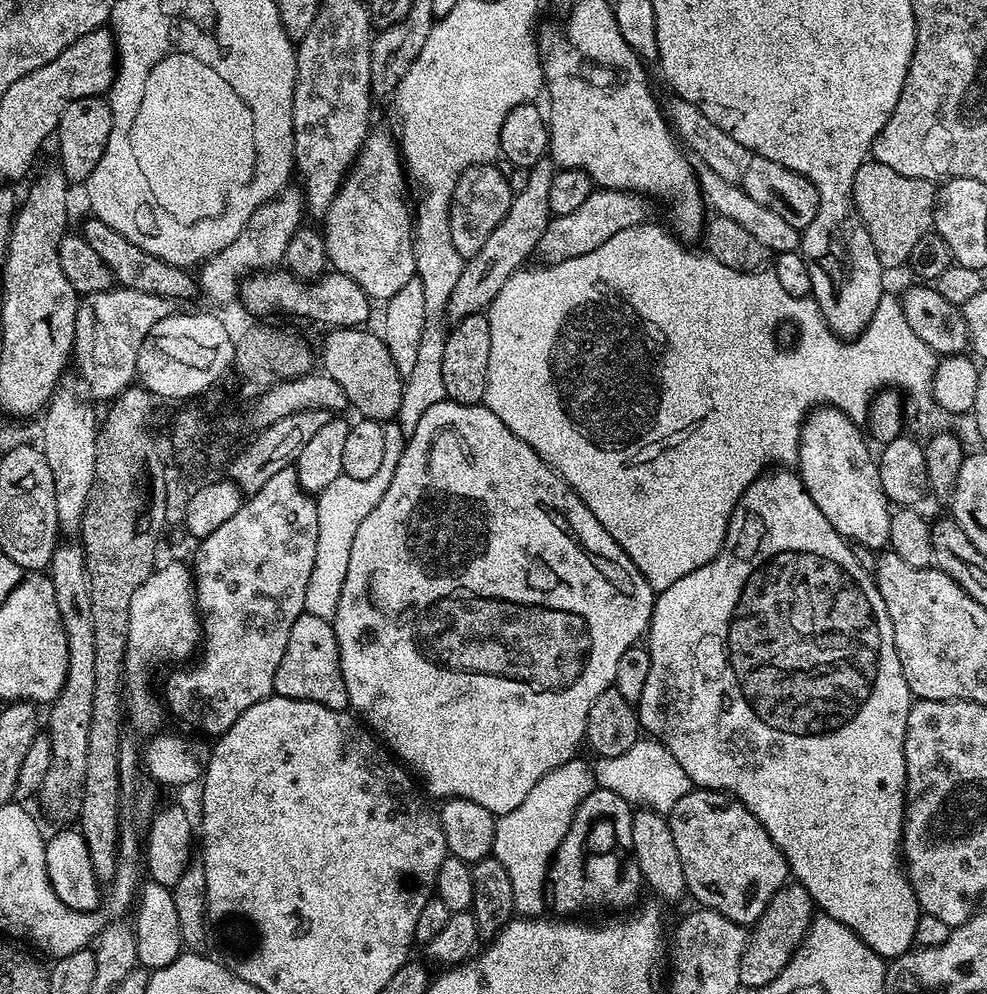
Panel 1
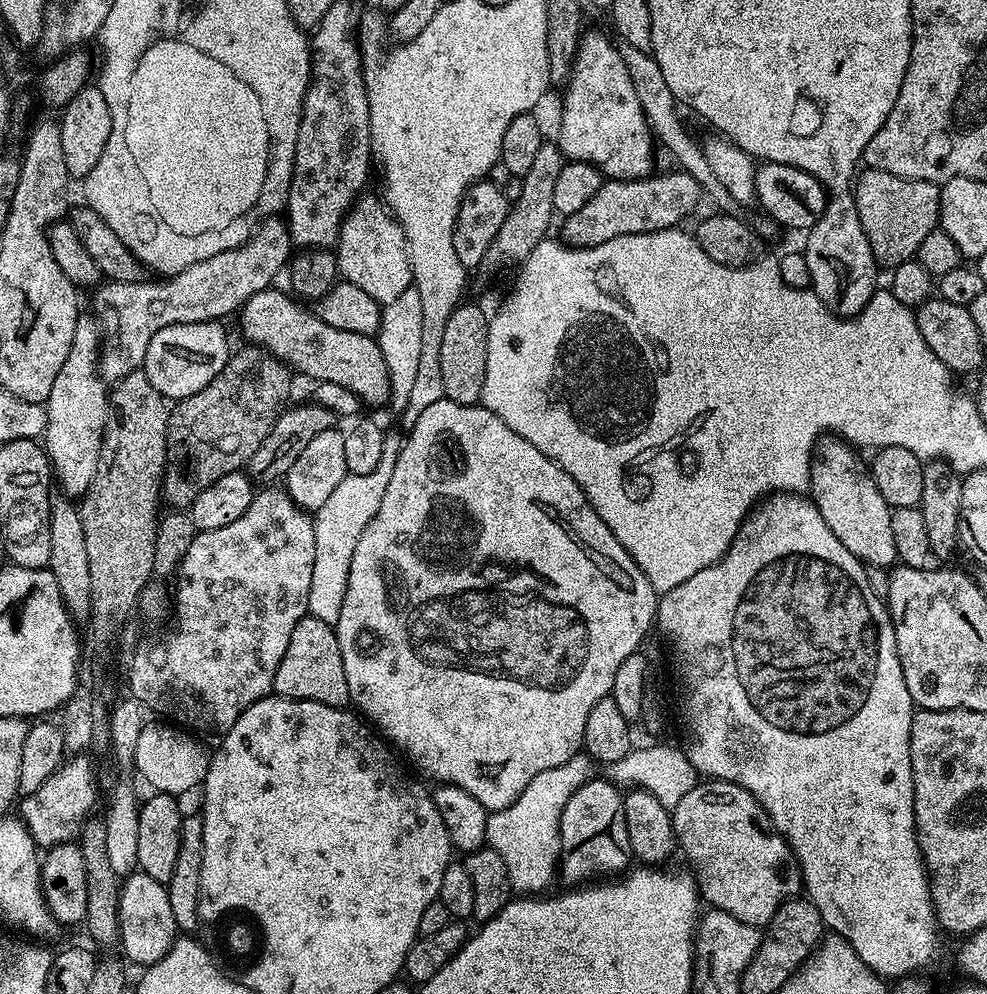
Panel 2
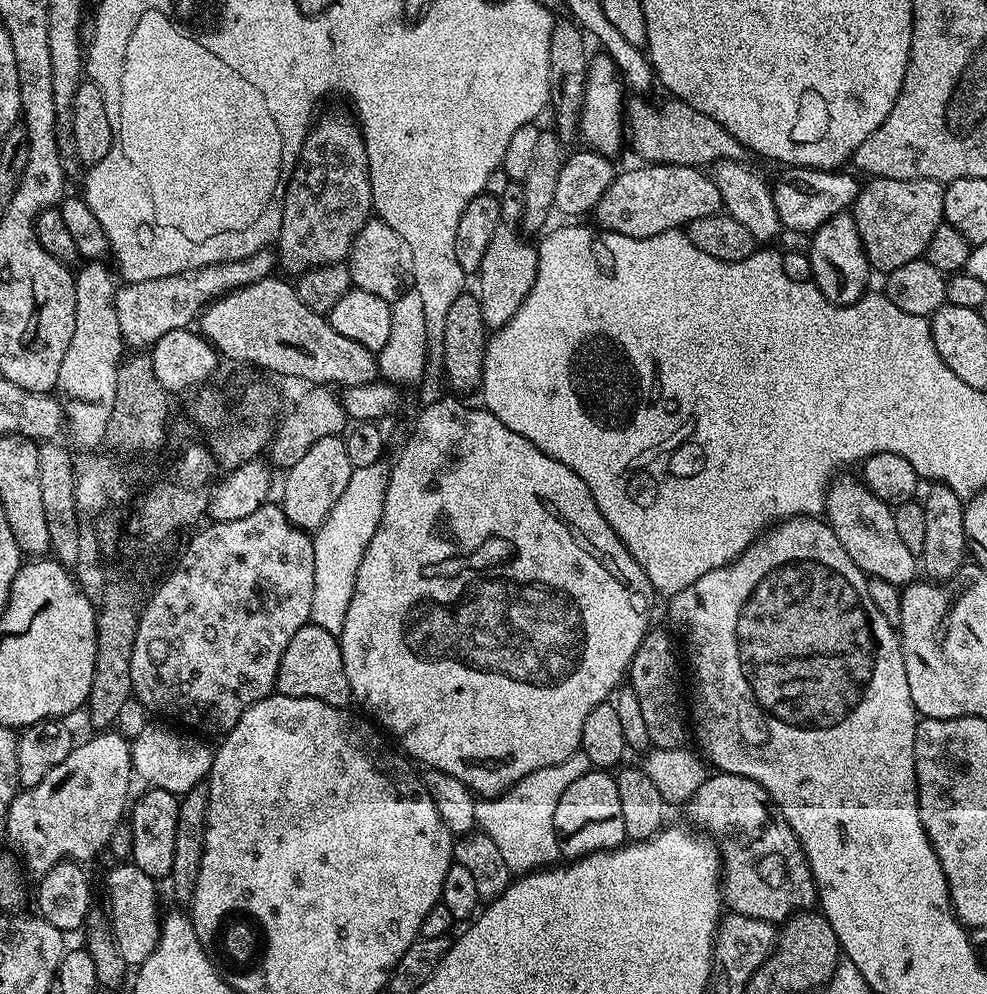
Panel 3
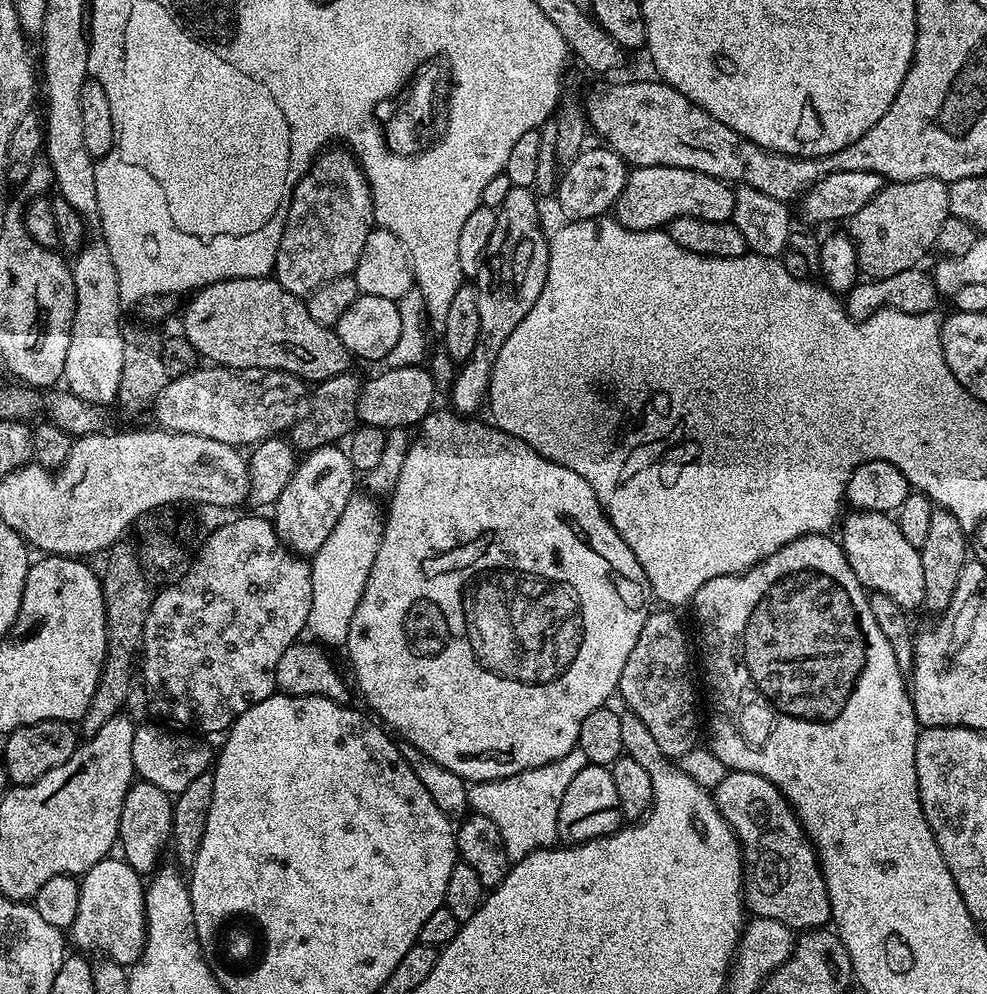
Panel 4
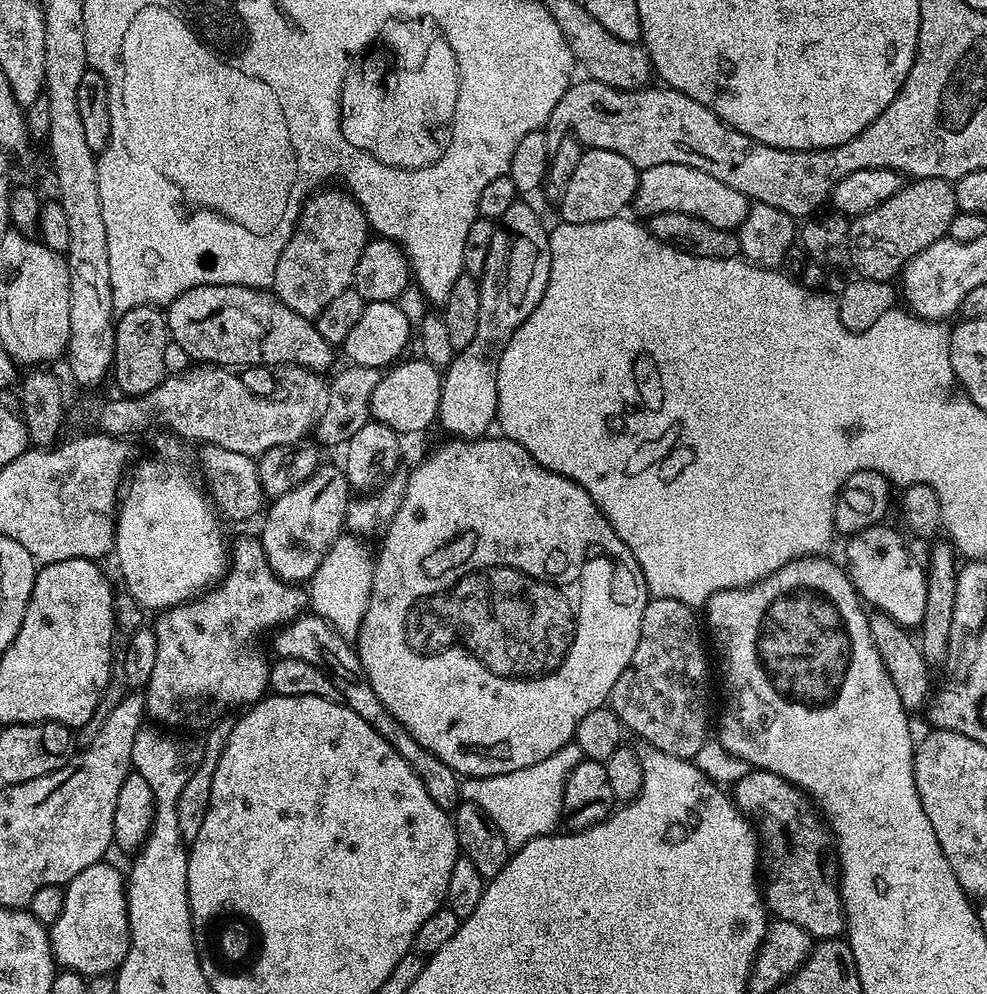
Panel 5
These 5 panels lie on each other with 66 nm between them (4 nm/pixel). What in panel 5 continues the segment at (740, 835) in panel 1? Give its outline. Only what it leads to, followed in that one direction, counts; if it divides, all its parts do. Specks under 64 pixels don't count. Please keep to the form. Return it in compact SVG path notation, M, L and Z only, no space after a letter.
M749 770L730 795L737 808L752 821L766 864L768 860L768 877L765 880L763 877L762 895L769 913L775 919L802 926L817 941L839 937L846 928L844 901L833 877L831 880L824 869L824 851L830 848L830 832L819 811L808 808L805 793L773 772Z

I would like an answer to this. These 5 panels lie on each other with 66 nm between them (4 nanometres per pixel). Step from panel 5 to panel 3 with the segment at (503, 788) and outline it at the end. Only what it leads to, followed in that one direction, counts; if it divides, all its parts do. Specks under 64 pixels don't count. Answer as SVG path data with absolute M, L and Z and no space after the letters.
M578 750L562 763L528 774L498 796L477 799L474 806L476 828L494 838L498 851L502 858L506 858L506 866L513 874L535 872L555 865L561 859L560 843L554 830L558 798L562 798L571 782L591 771L591 768L586 754Z

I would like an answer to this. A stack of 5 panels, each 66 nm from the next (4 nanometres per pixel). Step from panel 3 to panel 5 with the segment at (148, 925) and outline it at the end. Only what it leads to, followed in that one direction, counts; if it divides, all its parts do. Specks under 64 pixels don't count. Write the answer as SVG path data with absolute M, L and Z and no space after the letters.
M109 862L86 866L64 888L62 914L50 926L52 958L61 969L93 978L115 973L130 946L126 876Z

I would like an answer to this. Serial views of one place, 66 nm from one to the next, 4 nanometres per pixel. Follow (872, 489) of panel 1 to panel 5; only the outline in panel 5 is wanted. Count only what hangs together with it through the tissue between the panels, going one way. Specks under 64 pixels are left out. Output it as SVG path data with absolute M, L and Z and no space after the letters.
M884 522L875 524L872 528L855 533L849 539L852 541L844 552L848 559L846 571L856 593L869 609L884 612L901 627L912 630L923 625L926 614L926 568L912 555L906 540L904 544L903 538L886 525Z

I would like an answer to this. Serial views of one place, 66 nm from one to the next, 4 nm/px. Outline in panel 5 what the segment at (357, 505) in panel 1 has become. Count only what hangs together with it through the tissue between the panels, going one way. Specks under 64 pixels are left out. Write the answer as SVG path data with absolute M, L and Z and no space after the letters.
M342 534L332 544L308 586L311 611L327 621L337 636L348 643L353 643L360 632L373 590L374 558L362 543L355 535Z

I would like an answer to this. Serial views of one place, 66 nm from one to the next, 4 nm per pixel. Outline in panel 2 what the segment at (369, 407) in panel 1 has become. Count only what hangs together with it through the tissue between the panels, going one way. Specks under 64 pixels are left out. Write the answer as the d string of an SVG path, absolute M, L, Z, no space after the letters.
M264 288L250 297L240 309L238 319L248 339L245 341L263 348L289 369L297 368L312 382L338 382L338 386L346 386L346 390L353 392L365 405L387 405L391 394L390 372L377 341L366 334L326 326L326 322L322 322L322 318L318 318L311 307L305 306L287 291L279 292L278 288Z

